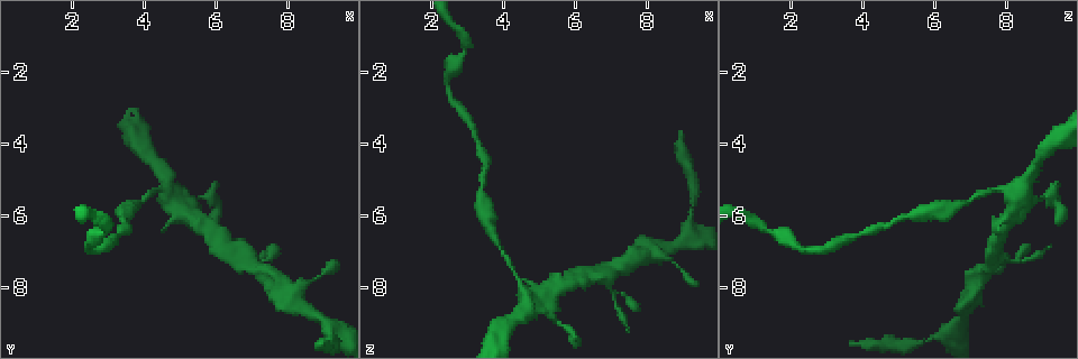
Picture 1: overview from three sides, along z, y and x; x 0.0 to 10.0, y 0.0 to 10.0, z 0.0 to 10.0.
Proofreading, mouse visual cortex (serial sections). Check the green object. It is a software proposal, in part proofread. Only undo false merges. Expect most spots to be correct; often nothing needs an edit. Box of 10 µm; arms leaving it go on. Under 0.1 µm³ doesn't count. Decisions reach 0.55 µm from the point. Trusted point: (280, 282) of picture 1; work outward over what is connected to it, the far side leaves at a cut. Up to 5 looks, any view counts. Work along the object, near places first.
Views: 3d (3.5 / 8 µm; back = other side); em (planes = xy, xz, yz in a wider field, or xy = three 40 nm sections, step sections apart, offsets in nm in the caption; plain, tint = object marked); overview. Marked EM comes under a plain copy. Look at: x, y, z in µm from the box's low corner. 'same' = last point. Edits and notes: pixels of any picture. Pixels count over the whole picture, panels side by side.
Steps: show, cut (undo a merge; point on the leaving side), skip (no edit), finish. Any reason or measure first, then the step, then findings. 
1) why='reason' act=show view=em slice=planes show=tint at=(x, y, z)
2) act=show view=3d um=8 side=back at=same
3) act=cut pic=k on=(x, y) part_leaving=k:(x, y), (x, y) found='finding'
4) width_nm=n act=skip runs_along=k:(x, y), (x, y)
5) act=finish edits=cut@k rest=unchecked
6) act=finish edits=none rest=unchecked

why='three-way junction' act=show view=3d um=8 at=(9.20, 9.15, 6.55)

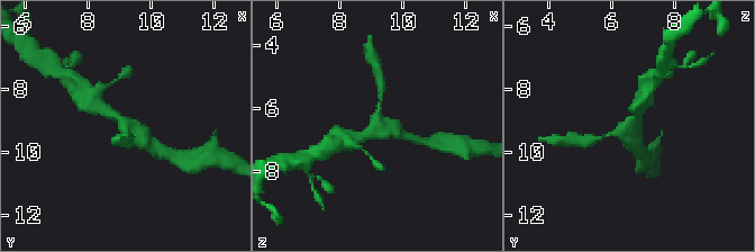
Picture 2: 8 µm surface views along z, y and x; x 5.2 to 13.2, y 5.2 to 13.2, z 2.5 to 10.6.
act=show view=em slice=xy step=1 show=tint at=same

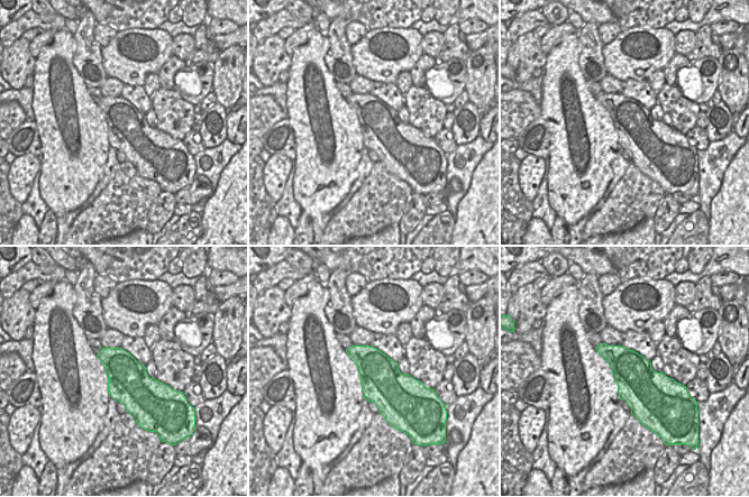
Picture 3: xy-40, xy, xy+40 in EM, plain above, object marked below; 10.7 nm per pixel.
width_nm=460 act=skip runs_along=2:(102, 106), (149, 146) found='continuous, no second cell'

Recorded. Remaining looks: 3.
why='four or more arms meet' act=show view=3d um=3.5 at=(4.80, 5.75, 8.25)

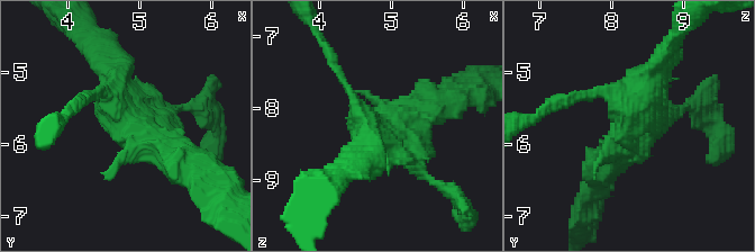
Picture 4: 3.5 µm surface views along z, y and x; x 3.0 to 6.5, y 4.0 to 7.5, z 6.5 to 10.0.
why='need the tissue' act=show view=em slice=xy step=2 show=tint at=(4.85, 5.75, 8.25)

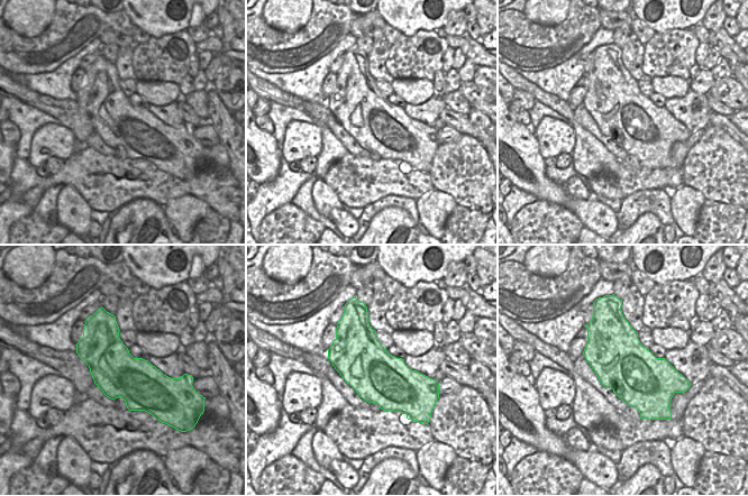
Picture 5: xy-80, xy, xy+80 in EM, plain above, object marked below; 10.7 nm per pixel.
act=show view=em slice=xy step=1 show=tint at=same

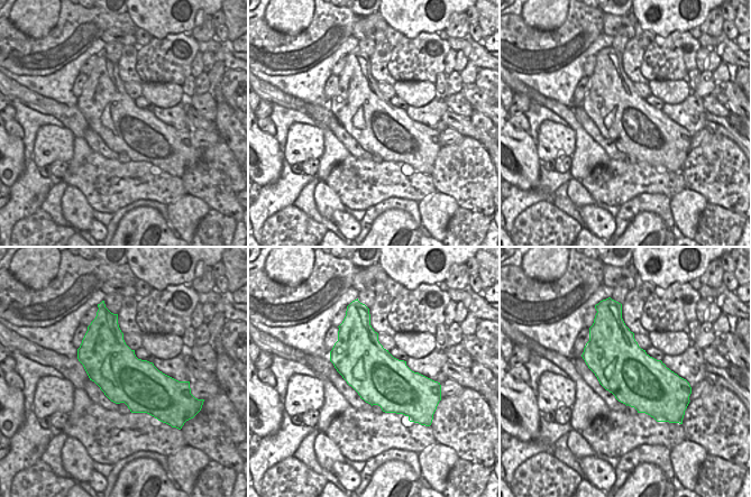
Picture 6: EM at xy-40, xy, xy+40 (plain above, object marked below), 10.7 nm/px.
act=cut pic=4 on=(580, 95) found='a second cell is stuck on'

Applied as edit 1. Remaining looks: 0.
act=finish edits=cut@4 rest=unchecked

